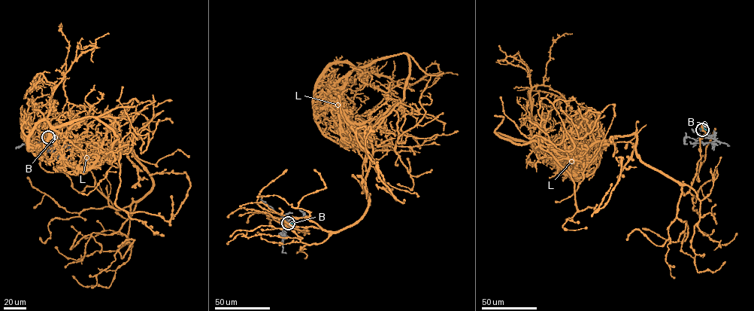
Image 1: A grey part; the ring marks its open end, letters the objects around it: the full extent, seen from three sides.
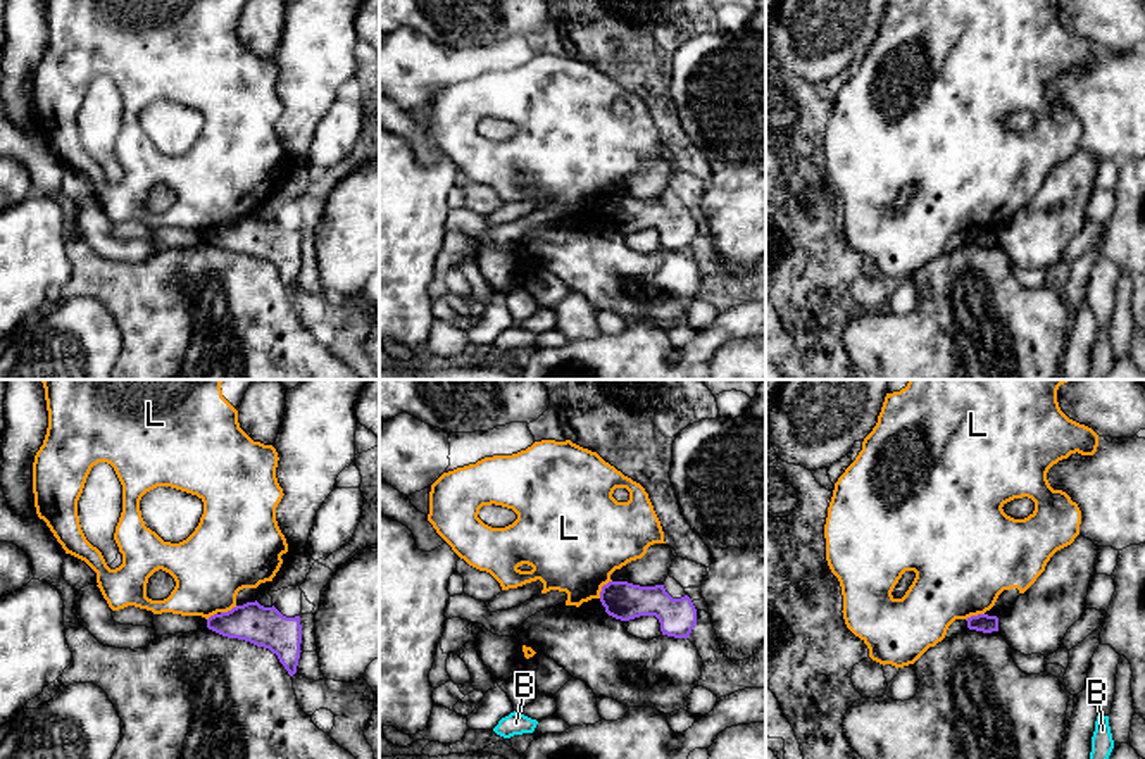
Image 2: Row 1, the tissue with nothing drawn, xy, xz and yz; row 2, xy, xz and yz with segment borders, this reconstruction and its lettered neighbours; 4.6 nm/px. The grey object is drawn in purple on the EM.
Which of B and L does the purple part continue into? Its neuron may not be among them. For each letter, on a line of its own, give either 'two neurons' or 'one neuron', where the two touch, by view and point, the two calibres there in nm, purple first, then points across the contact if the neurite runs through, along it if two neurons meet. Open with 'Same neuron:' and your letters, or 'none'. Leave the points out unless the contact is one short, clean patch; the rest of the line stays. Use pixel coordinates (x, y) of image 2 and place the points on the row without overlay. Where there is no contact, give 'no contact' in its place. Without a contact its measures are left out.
Same neuron: none
B: two neurons; no contact
L: two neurons; meets purple in xz at (602, 202); 180 nm thick on the purple side, 440 nm on the other; border along xz (611, 194), (602, 200), (599, 211)

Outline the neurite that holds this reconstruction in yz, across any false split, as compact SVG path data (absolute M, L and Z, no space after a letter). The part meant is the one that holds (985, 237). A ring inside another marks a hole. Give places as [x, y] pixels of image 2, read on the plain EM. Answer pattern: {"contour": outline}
{"contour": "M978 228L978 229L967 231L966 235L967 235L969 243L976 243L976 245L983 245L983 247L998 245L997 229Z"}

